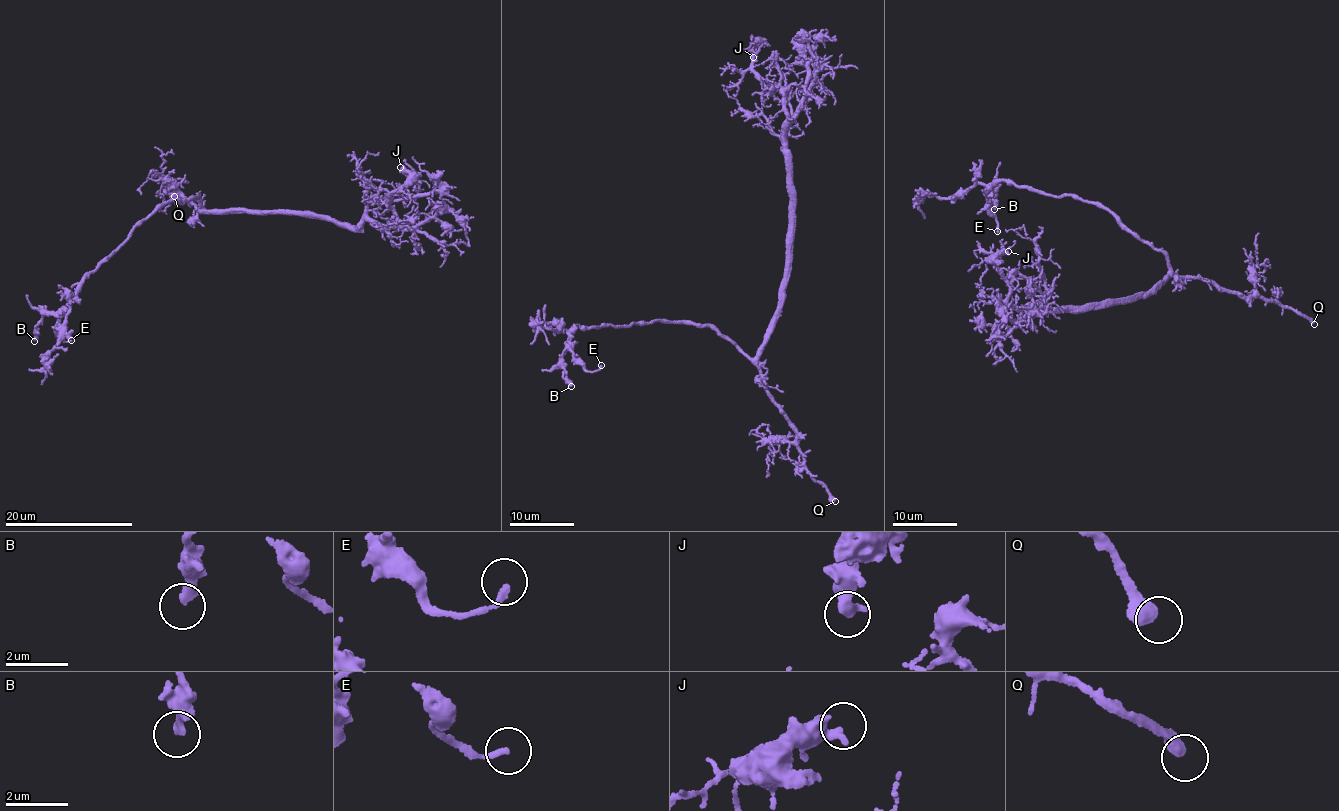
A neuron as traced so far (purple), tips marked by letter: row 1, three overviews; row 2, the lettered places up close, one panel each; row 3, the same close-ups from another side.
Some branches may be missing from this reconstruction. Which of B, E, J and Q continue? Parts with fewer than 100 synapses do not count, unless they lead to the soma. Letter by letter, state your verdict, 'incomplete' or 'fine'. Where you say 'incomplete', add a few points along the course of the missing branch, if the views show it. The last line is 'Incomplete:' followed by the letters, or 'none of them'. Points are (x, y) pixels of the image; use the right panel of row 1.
B: fine
E: fine
J: fine
Q: incomplete
Incomplete: Q

